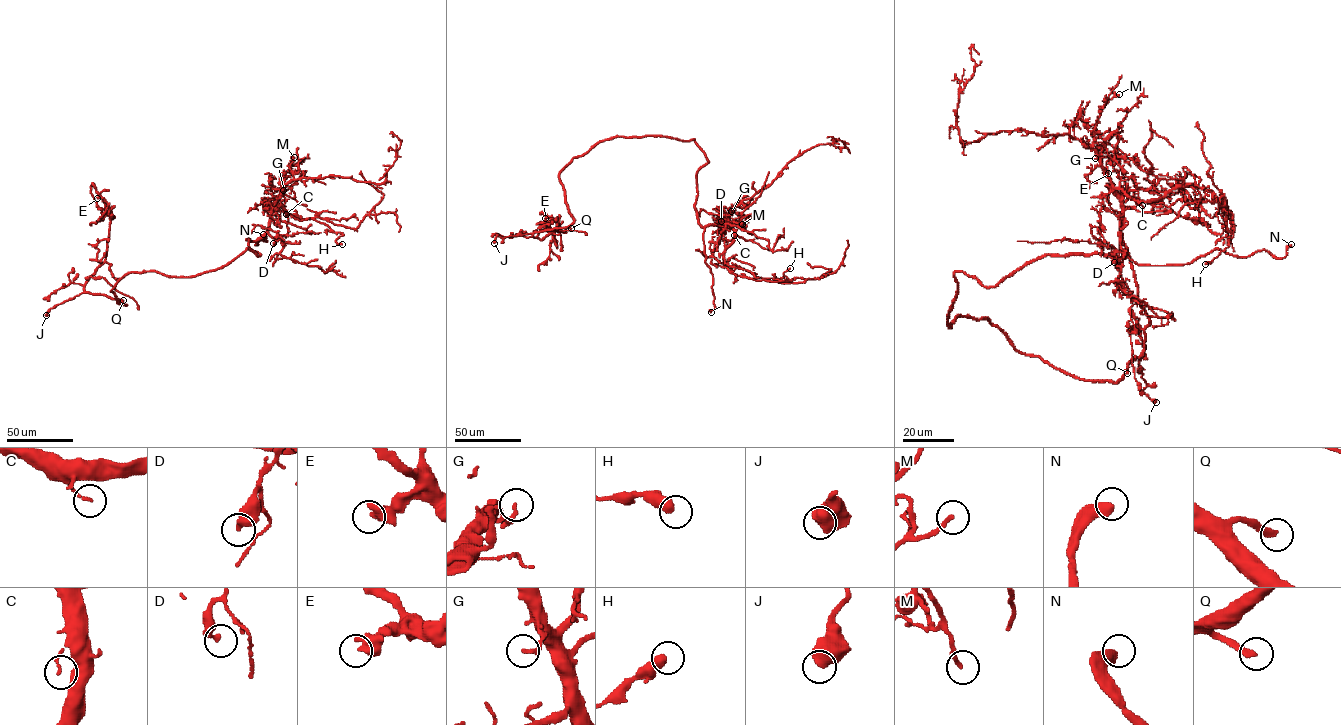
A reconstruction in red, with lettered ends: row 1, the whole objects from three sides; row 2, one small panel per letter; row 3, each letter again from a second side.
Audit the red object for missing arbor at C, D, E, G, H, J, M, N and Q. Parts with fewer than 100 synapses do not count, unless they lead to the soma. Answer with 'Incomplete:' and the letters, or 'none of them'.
Incomplete: N, Q

